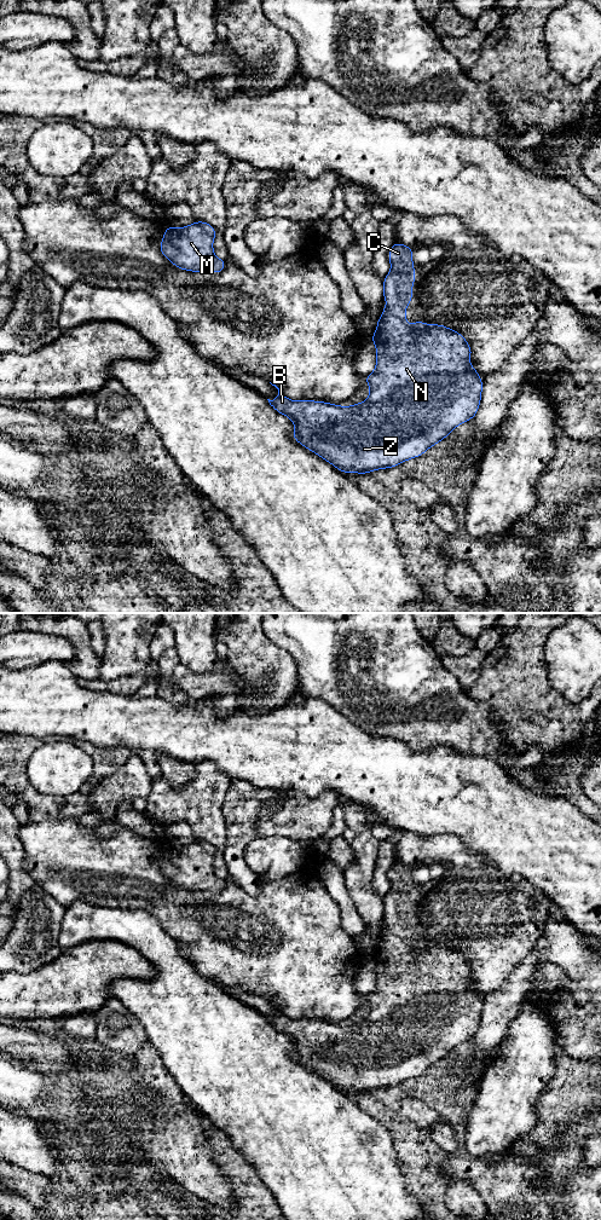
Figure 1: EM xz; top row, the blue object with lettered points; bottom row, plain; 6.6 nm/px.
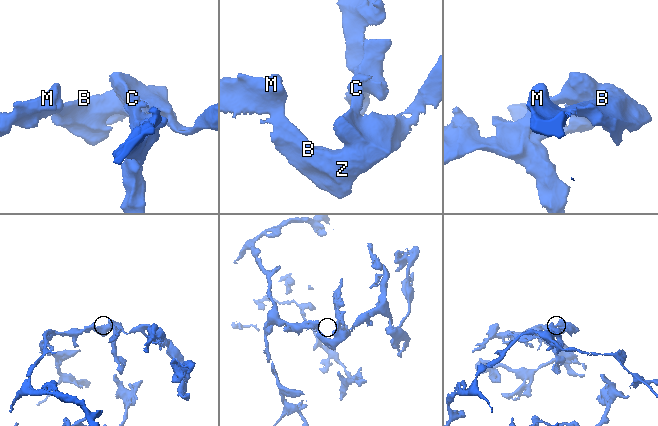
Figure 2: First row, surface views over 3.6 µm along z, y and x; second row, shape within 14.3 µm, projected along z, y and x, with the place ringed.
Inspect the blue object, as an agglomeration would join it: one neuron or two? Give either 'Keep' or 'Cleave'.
Keep

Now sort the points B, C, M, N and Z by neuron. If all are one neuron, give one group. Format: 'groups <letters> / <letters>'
groups B C M N Z

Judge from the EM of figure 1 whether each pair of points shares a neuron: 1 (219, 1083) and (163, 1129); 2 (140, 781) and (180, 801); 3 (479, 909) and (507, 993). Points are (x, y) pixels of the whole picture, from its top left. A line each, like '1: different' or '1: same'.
1: different
2: different
3: different

